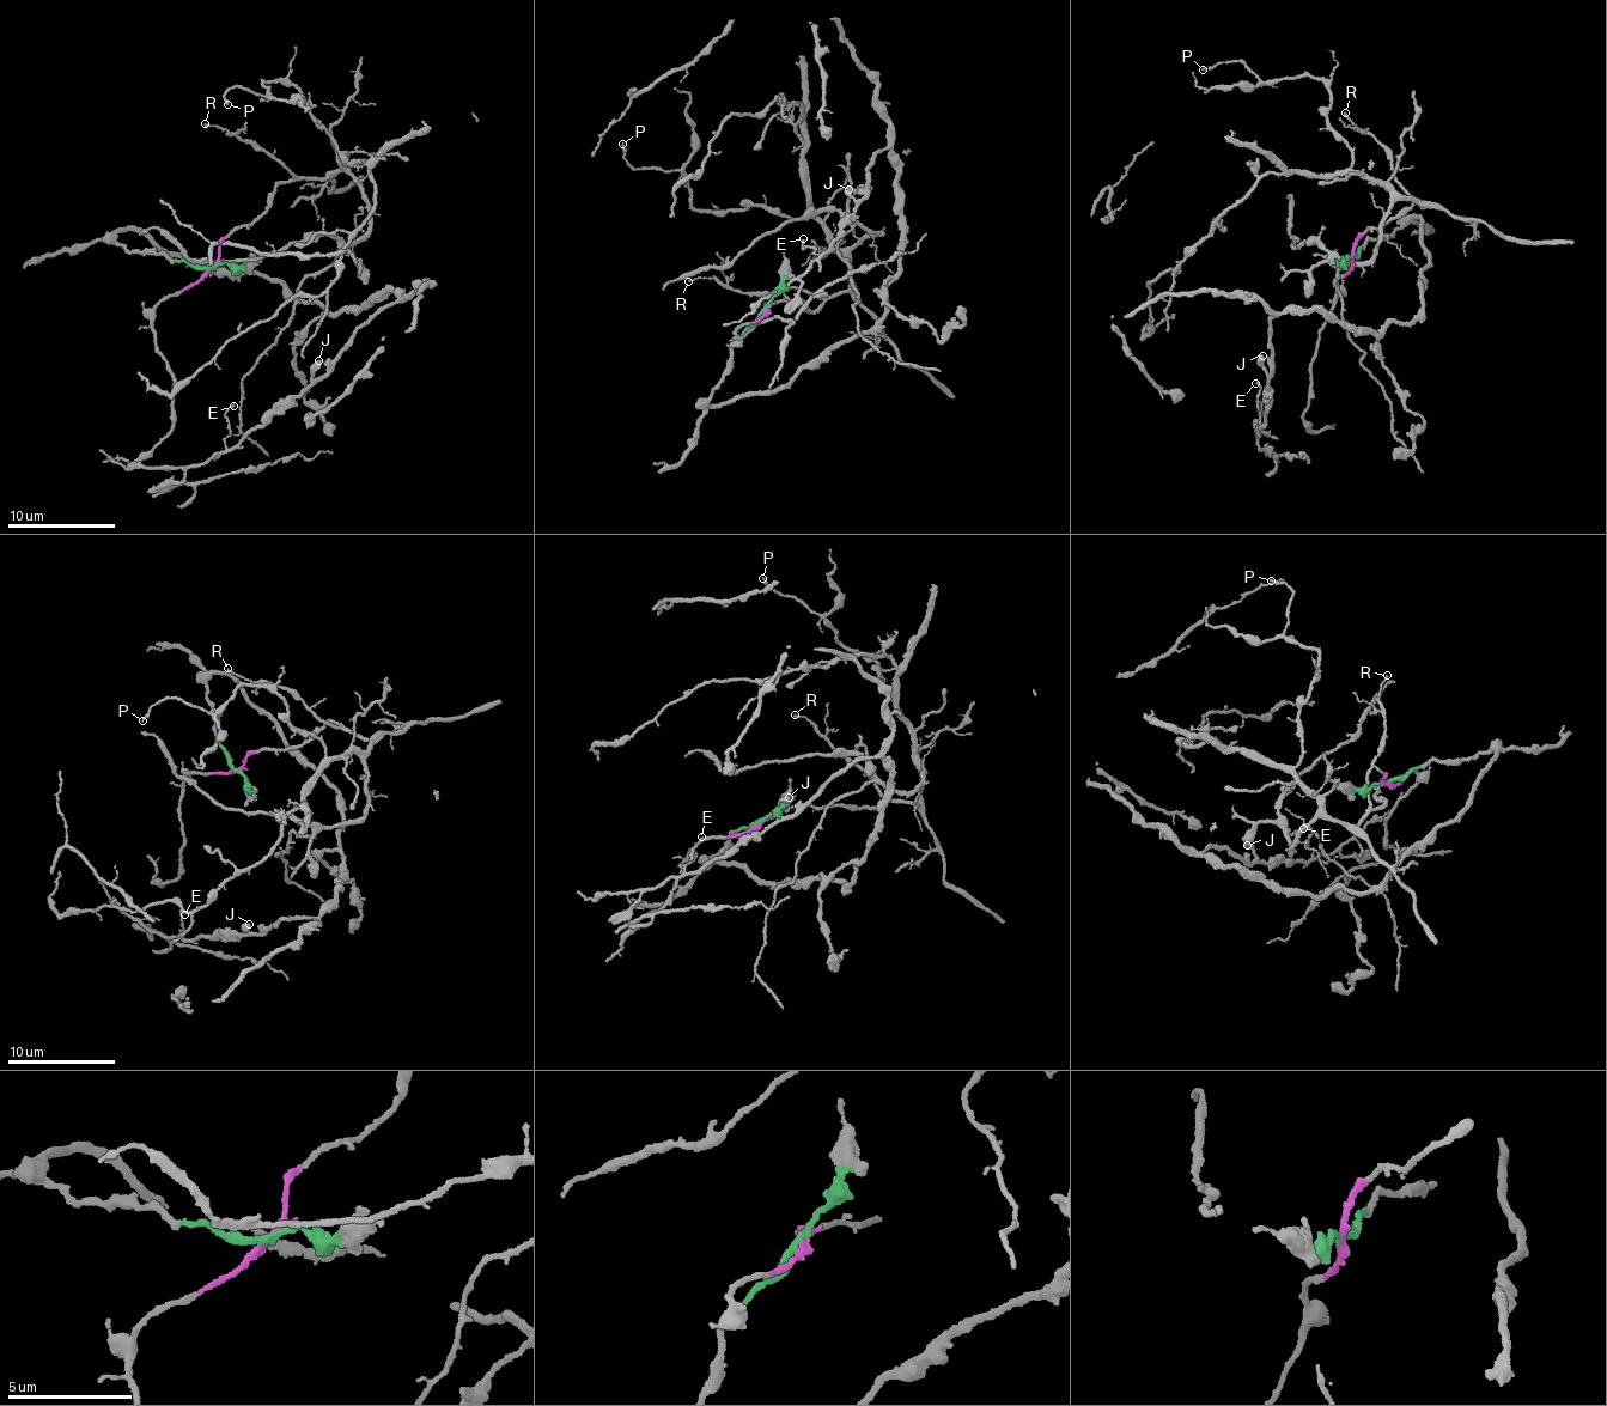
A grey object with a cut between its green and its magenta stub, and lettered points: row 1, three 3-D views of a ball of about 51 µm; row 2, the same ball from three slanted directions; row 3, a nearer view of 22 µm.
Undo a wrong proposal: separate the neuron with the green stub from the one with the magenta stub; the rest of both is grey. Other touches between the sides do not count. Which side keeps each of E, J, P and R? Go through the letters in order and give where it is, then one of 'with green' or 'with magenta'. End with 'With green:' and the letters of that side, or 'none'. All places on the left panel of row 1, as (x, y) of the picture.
E: at (233, 406); with green
J: at (318, 360); with green
P: at (227, 104); with magenta
R: at (205, 123); with magenta
With green: E, J

